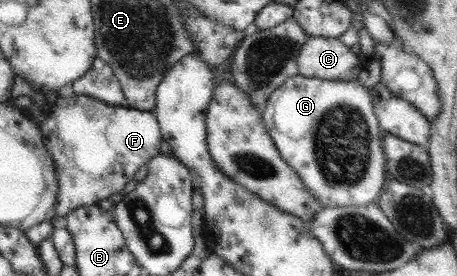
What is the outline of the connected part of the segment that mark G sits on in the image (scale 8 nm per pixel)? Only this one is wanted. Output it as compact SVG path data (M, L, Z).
M297 75L281 84L270 95L268 108L262 110L263 123L267 125L283 161L293 167L303 185L318 197L325 208L369 205L378 199L385 185L384 132L375 116L370 90L361 85L363 79L364 75L360 75L355 80L327 81Z

